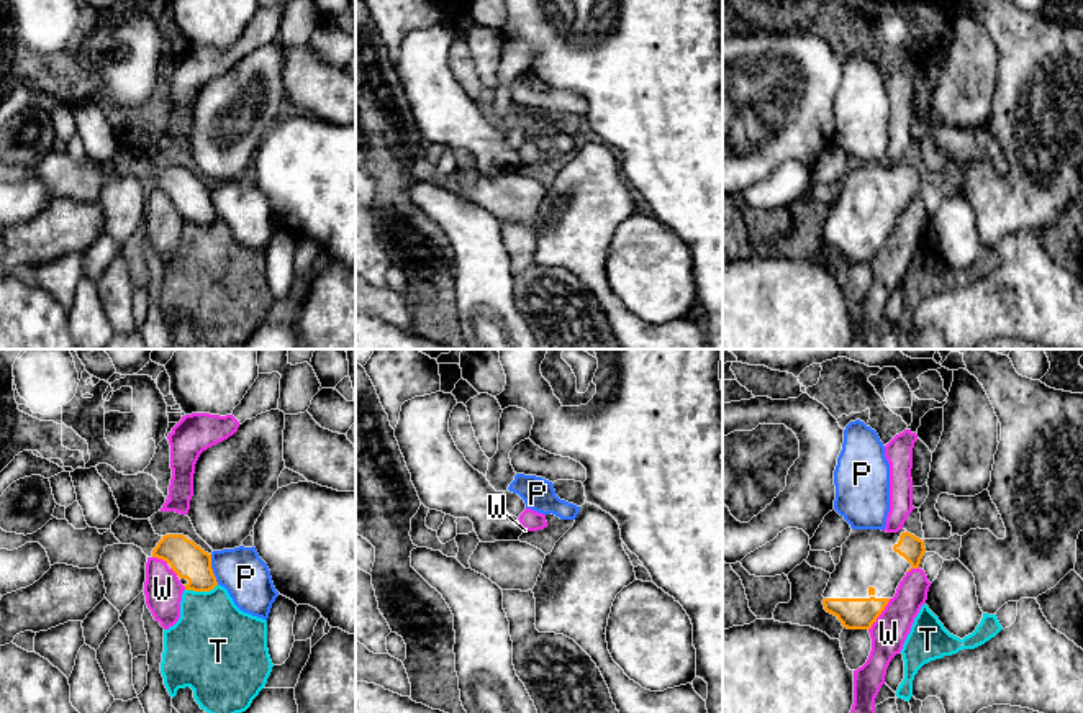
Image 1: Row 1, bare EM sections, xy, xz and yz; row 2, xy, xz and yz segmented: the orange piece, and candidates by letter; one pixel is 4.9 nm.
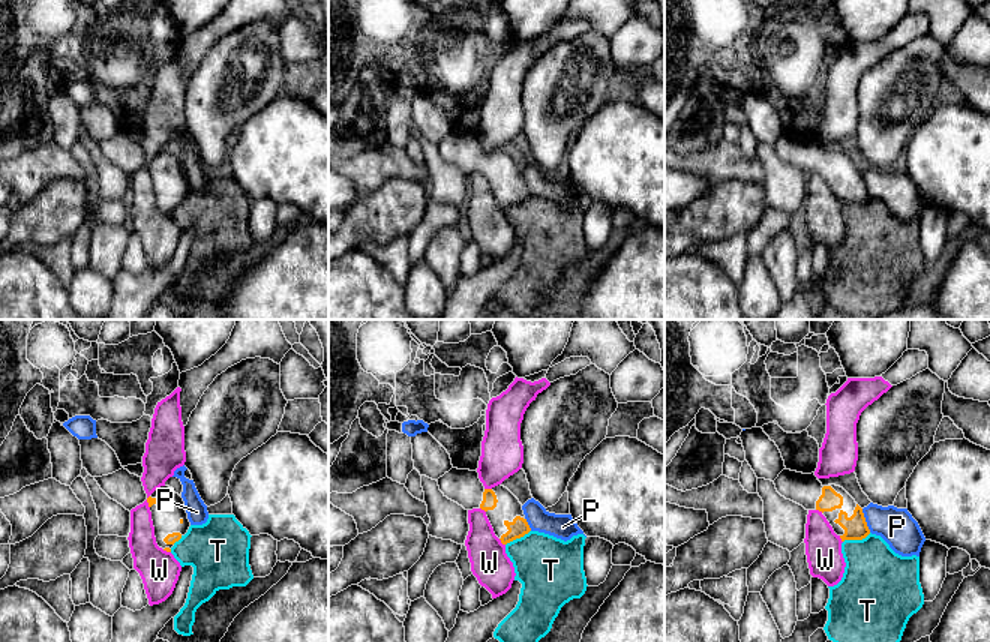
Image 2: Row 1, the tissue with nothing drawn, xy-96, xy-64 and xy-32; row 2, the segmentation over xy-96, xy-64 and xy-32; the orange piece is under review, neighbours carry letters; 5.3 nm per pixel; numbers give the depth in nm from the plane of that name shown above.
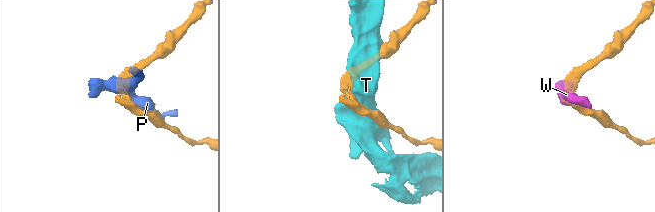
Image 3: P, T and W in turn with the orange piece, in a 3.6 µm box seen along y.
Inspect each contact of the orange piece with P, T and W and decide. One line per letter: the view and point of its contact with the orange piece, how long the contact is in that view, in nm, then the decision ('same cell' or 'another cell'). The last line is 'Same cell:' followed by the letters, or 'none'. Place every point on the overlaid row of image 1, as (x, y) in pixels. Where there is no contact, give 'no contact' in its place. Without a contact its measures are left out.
P: xy (212, 569) | 160 nm | another cell
T: xy (200, 590) | 160 nm | another cell
W: yz (880, 613) | 190 nm | another cell
Same cell: none

